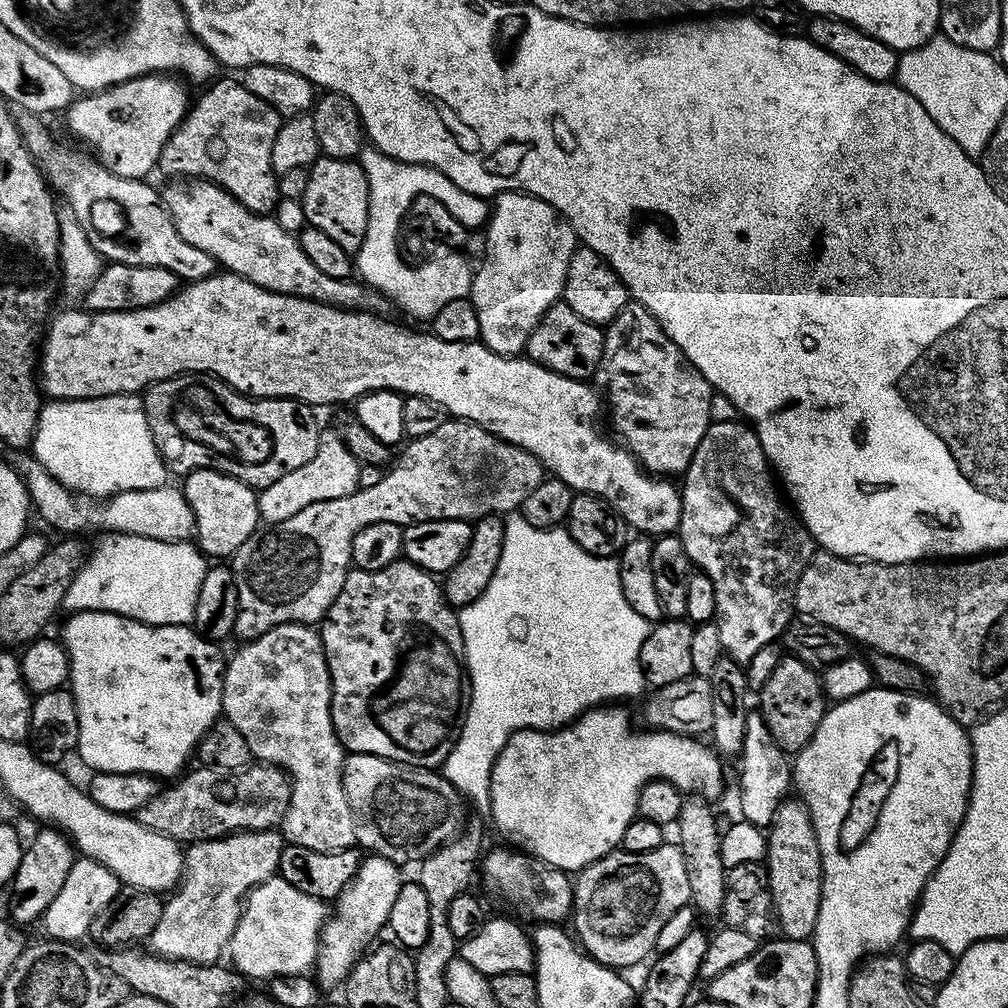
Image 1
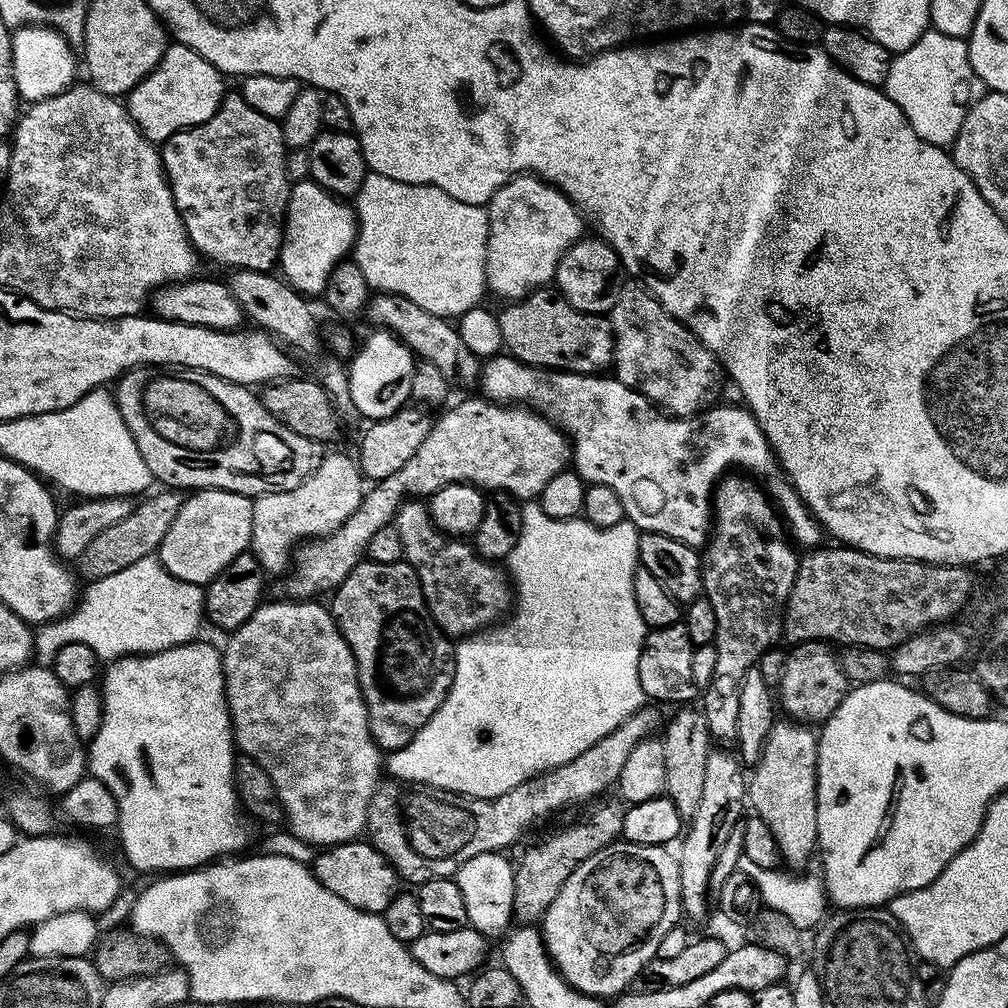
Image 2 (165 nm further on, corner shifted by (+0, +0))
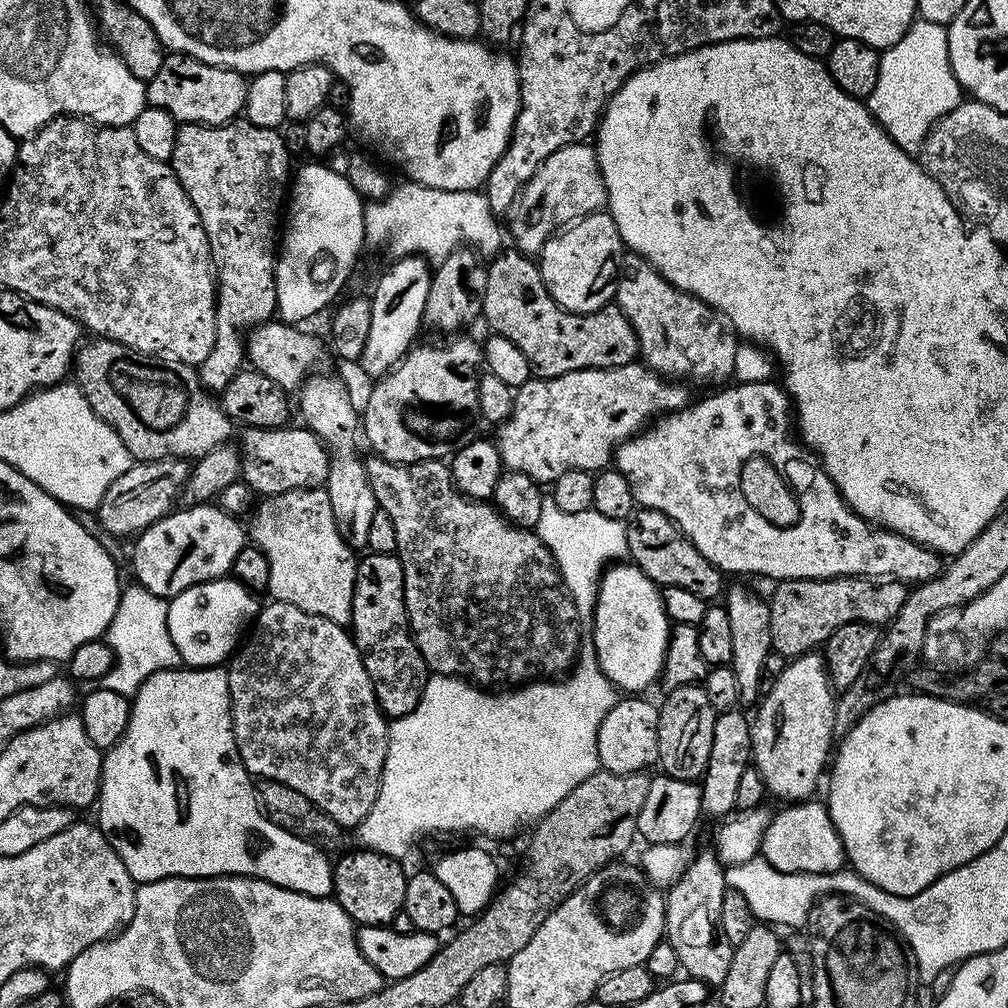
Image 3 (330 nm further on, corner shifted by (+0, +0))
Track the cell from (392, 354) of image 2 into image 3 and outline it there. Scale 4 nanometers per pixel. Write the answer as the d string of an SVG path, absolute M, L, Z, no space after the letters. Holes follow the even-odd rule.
M400 258L370 292L370 334L366 338L366 350L362 350L358 367L371 378L388 375L413 347L416 335L424 324L426 294L430 291L433 269L420 258Z

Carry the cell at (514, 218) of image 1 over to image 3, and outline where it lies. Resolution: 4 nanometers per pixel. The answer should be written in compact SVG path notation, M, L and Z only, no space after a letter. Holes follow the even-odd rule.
M588 142L562 146L562 150L554 150L554 154L550 154L550 158L546 158L546 162L534 170L534 178L526 182L512 205L506 228L510 240L516 243L513 245L519 251L539 254L544 249L544 243L557 232L576 223L583 216L601 211L607 203L608 191L596 161L595 147Z

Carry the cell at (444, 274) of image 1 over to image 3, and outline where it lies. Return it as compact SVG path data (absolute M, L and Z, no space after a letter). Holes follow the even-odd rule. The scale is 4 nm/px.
M403 183L365 207L364 243L369 249L388 248L392 258L423 258L428 262L445 260L461 246L479 252L484 258L491 258L501 251L503 244L500 243L506 236L483 191L442 190Z

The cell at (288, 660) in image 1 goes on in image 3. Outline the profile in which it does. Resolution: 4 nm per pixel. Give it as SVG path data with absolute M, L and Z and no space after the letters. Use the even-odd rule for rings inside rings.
M281 600L265 603L257 612L254 623L247 633L246 639L237 647L234 655L227 661L228 693L232 699L232 729L236 735L238 754L244 763L248 775L260 780L282 782L282 786L291 786L305 798L310 798L318 810L330 814L334 822L338 822L345 830L355 829L370 814L374 802L378 798L382 770L386 762L388 749L388 725L383 712L380 711L374 686L370 682L370 674L366 674L366 666L358 654L358 646L352 639L352 633L343 624L330 622L330 618L318 618L318 614L306 614L306 610L298 610L298 606L290 606Z

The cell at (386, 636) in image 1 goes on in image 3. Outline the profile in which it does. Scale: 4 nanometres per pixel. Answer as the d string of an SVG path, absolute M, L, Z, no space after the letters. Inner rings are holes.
M374 552L359 557L350 631L366 666L366 674L370 674L380 711L388 718L410 714L422 698L430 673L412 636L412 629L408 627L404 575L399 556Z

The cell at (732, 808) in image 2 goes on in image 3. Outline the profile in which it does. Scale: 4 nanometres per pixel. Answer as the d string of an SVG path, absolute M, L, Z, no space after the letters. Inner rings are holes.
M697 851L691 857L684 873L667 889L664 902L666 939L678 953L681 969L691 979L700 980L709 986L719 986L726 978L734 947L730 938L726 938L726 930L722 930L725 871L725 865L721 863L715 851Z

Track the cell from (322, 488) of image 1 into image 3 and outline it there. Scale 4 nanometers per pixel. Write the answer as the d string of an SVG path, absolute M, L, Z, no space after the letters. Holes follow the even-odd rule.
M323 486L318 488L295 488L289 492L279 492L273 496L263 497L255 505L252 516L252 528L250 524L250 540L256 547L262 550L262 554L266 554L266 558L270 562L270 582L268 583L266 592L272 600L281 600L290 606L298 606L298 610L306 610L306 614L318 614L318 618L330 618L330 622L335 624L351 625L352 622L352 599L354 598L354 578L356 577L356 566L358 556L353 549L342 538L342 534L338 534L338 526L334 522L334 506L330 504L330 494Z

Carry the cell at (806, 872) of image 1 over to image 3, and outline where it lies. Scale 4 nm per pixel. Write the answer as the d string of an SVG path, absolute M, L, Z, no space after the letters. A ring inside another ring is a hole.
M815 651L789 659L786 670L771 684L772 689L763 693L755 709L756 720L754 716L751 721L752 764L762 774L765 789L784 800L780 802L803 802L815 793L812 791L820 775L821 780L825 775L834 748L837 697L823 655Z

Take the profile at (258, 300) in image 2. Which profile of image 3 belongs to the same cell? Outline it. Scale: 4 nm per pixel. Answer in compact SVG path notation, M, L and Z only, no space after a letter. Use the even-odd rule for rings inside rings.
M313 374L300 385L298 389L298 397L300 396L300 412L304 415L303 423L306 425L309 432L312 432L316 437L324 444L324 447L328 449L331 459L328 462L328 478L323 483L323 488L330 494L330 504L334 506L334 522L338 526L338 534L342 534L342 538L348 544L348 547L353 550L364 550L367 549L368 543L366 542L366 537L370 531L370 521L374 518L374 514L377 512L376 499L374 498L374 490L372 489L372 483L370 478L366 474L366 466L364 465L364 460L361 457L356 457L356 436L358 440L358 433L362 428L362 416L358 411L358 404L352 401L352 396L348 393L348 388L339 380L336 376L319 376L319 374Z

